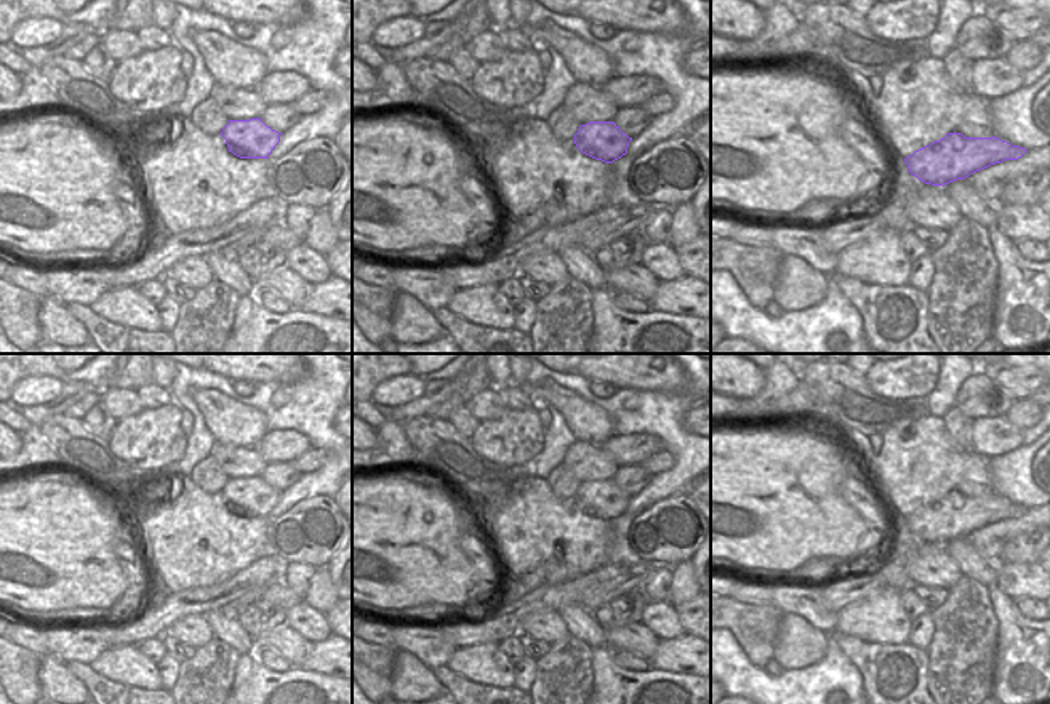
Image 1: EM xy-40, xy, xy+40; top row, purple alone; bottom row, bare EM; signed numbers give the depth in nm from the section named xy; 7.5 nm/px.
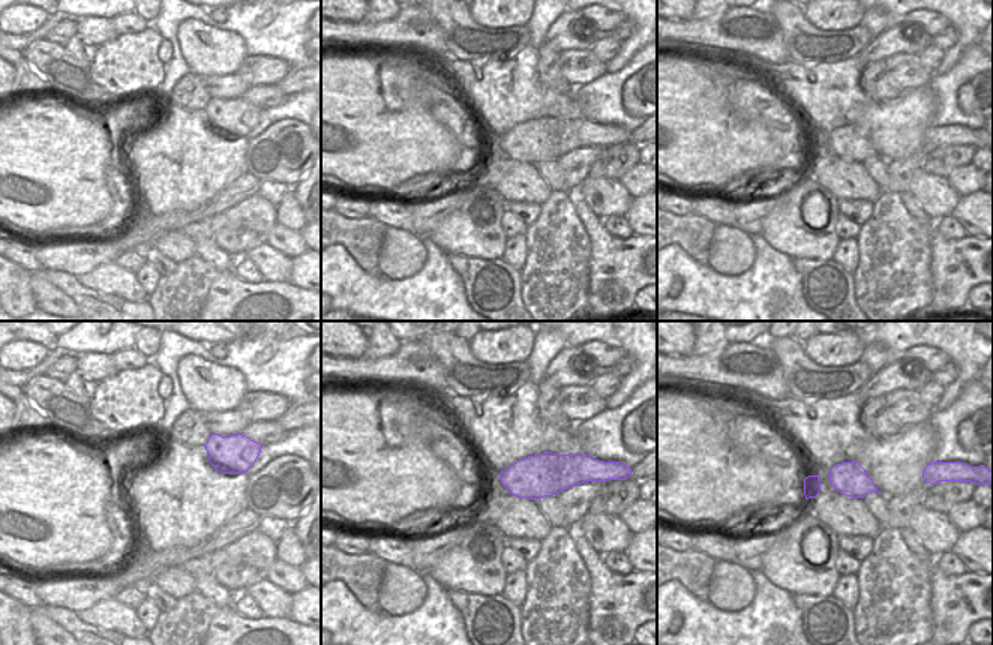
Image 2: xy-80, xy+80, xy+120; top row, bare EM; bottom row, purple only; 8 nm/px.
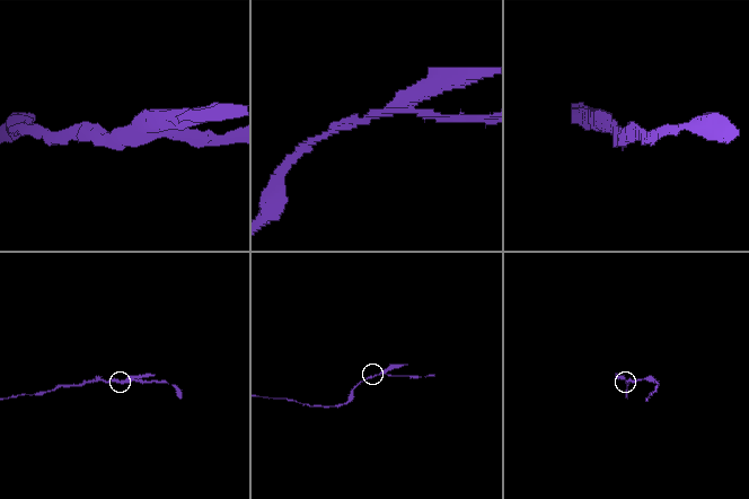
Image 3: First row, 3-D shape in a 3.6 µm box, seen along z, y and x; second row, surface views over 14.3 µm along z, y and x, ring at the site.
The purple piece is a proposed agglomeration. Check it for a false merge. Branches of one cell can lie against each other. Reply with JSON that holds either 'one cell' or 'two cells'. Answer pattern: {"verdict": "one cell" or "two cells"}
{"verdict": "two cells"}

